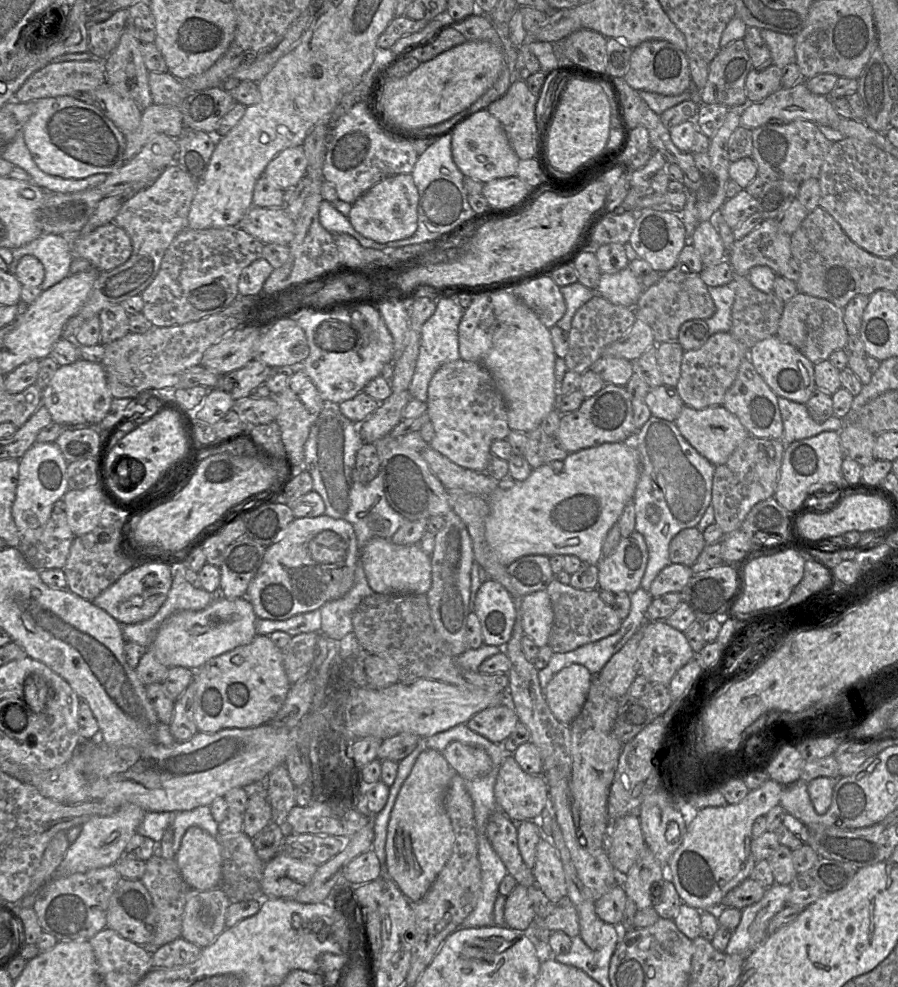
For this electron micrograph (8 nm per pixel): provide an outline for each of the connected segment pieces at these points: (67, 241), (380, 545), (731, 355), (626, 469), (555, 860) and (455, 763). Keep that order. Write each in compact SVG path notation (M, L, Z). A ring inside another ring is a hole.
M42 234L30 243L12 249L13 262L8 265L14 274L19 260L25 255L36 257L44 266L45 277L39 288L44 291L70 275L74 260L71 239L68 236Z
M372 538L360 549L359 561L370 588L383 594L426 594L432 583L431 556L419 544L400 545L391 539Z
M719 332L711 335L701 348L684 351L680 378L675 387L684 405L696 410L723 406L724 396L733 384L742 360L748 356L748 350L729 332Z
M631 442L604 443L569 453L559 473L543 464L532 469L524 481L507 478L486 499L490 512L485 520L485 537L499 561L508 566L528 555L574 555L582 562L598 565L603 542L624 507L633 499L639 479L639 456Z
M542 837L536 846L536 861L532 869L537 887L548 901L567 897L562 863L549 838Z
M458 741L447 745L442 754L448 764L465 780L486 775L492 768L492 760L486 751Z

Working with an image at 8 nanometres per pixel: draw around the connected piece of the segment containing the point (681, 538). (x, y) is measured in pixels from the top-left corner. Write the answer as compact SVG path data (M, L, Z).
M696 527L683 529L670 542L670 562L691 567L705 546L703 532Z

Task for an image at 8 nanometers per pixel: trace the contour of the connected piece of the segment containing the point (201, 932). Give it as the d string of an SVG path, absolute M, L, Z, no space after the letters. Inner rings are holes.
M220 888L207 891L190 889L186 895L181 937L201 948L211 945L227 928L226 912L231 903L230 898Z

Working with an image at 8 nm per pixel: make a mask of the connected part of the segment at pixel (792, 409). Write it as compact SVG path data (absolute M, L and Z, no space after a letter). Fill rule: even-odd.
M777 397L783 422L781 442L784 449L794 441L810 438L824 431L840 432L844 427L844 420L836 416L828 418L823 423L817 423L810 417L805 404Z

